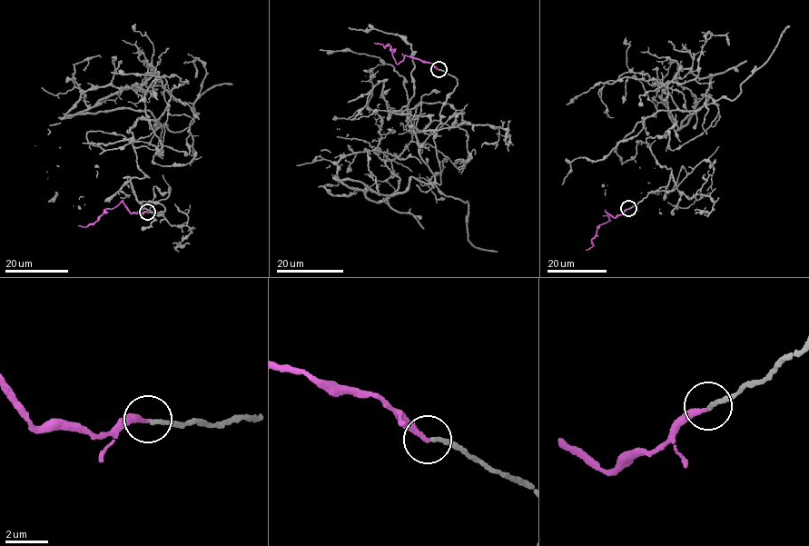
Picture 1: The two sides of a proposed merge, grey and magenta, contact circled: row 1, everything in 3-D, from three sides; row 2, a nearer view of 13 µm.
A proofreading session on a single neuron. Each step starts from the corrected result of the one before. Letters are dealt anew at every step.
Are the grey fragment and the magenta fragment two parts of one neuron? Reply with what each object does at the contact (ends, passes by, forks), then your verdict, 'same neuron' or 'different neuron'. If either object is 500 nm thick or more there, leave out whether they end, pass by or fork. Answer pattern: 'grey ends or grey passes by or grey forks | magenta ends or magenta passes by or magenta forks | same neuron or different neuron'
grey ends | magenta ends | same neuron

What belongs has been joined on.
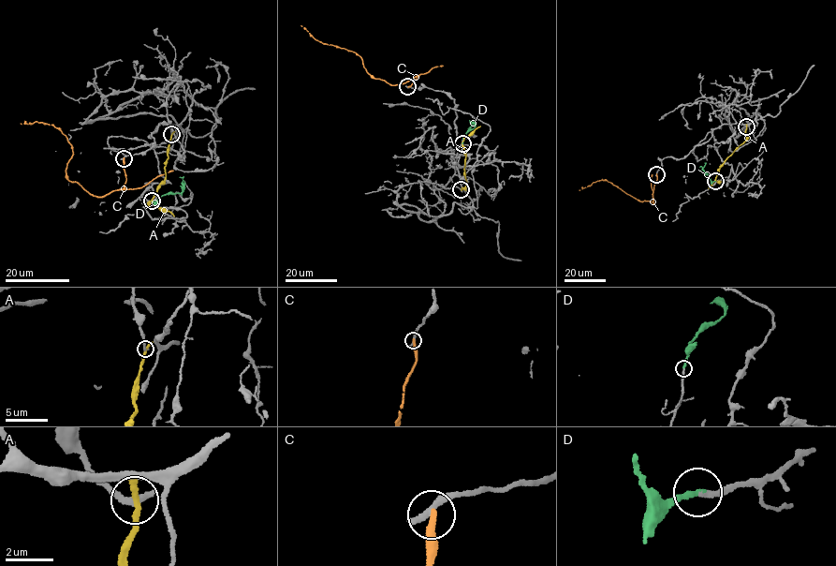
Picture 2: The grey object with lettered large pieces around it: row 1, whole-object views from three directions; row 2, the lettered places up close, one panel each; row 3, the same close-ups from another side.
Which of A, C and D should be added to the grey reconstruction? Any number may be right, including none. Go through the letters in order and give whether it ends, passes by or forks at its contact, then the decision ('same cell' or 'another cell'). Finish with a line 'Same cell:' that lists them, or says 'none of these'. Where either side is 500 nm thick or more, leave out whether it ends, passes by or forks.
A: it ends there; another cell
C: it ends there; another cell
D: it ends there; same cell
Same cell: D

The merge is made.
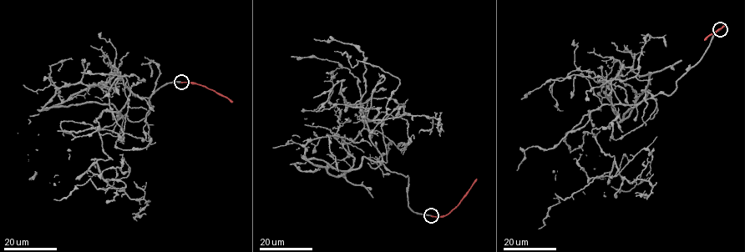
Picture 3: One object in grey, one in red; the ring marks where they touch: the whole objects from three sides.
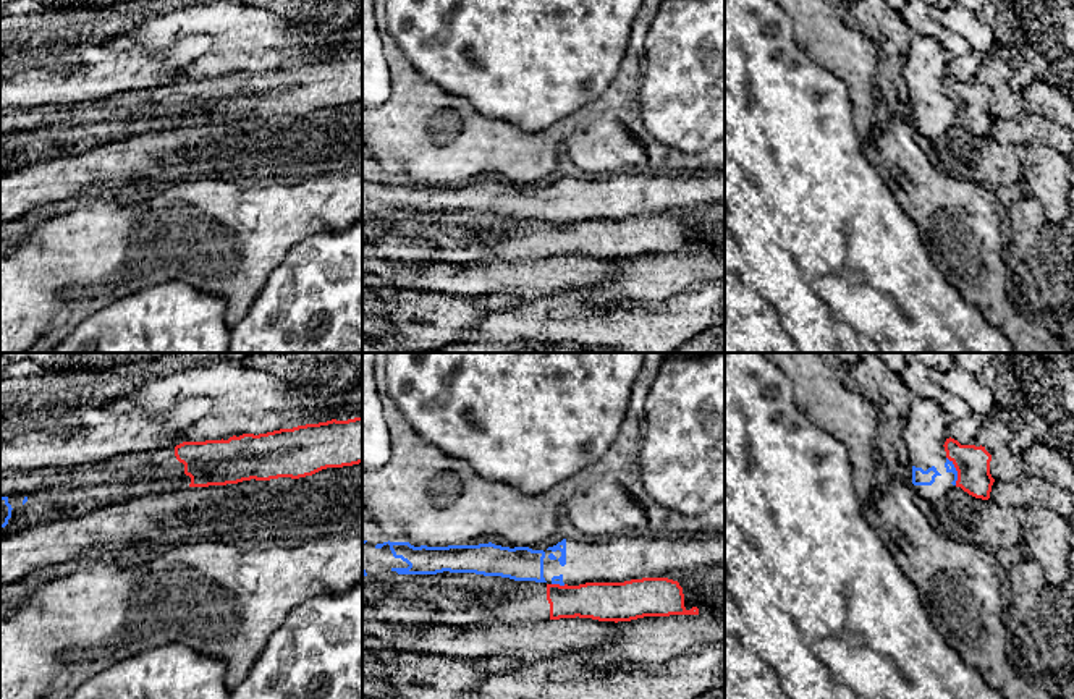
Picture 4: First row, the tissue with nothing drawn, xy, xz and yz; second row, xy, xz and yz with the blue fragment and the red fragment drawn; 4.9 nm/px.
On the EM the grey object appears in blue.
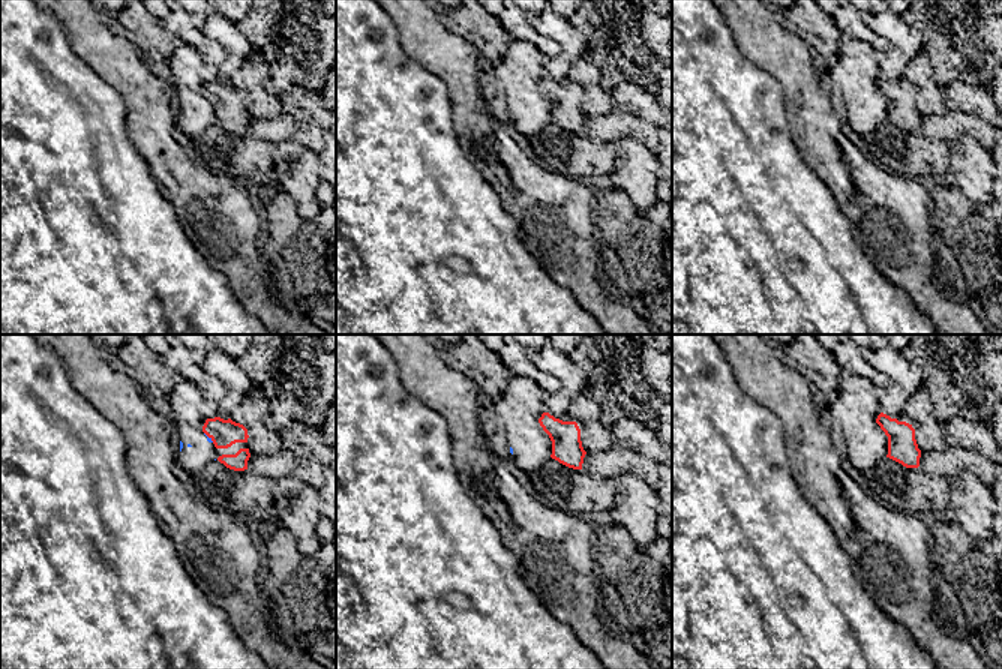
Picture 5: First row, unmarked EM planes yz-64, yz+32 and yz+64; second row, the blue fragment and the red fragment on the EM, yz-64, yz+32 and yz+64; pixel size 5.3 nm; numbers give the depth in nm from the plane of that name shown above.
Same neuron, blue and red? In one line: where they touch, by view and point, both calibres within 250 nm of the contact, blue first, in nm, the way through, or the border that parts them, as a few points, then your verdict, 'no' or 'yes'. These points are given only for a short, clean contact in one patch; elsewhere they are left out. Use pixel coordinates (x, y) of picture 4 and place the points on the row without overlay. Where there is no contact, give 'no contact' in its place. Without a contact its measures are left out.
contact yz (956, 109); calibres 50 and 180 nm; border yz (947, 94), (956, 109), (956, 122); no

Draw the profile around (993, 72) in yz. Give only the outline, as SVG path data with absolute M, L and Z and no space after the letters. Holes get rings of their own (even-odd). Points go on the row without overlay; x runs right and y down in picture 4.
M995 49L987 53L975 71L975 79L992 92L990 112L995 118L1016 118L1027 112L1021 92L1009 86L1011 66Z

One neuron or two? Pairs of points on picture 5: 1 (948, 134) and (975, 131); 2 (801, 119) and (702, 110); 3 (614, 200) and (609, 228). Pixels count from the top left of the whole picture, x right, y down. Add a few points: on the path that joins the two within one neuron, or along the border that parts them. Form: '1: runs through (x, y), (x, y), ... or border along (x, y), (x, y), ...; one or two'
1: runs through (954, 129), (969, 129); one
2: border along (777, 83), (782, 92), (788, 131), (798, 150); two
3: runs through (614, 207), (612, 221); one

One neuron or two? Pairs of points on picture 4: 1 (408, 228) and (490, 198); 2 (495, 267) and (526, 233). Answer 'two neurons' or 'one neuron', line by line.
1: two neurons
2: two neurons

